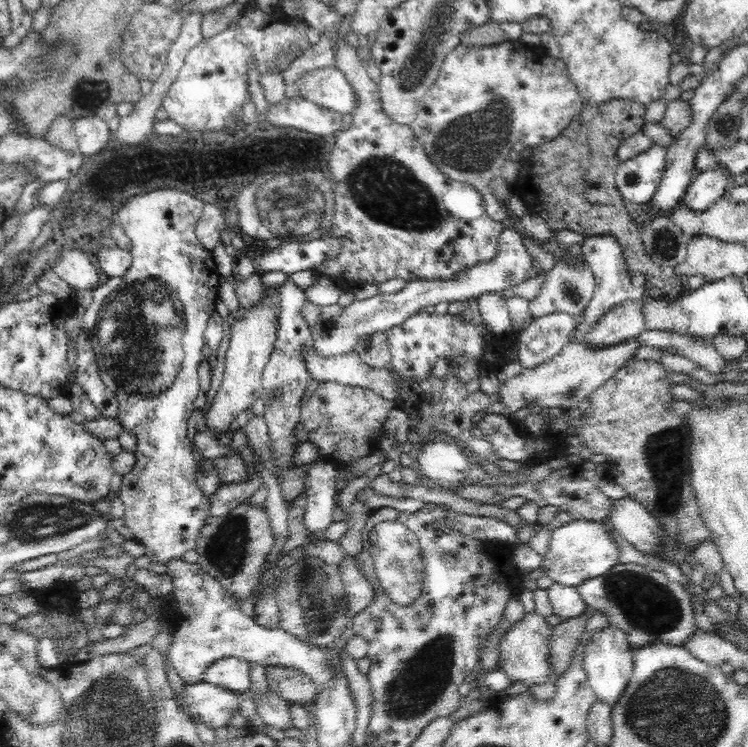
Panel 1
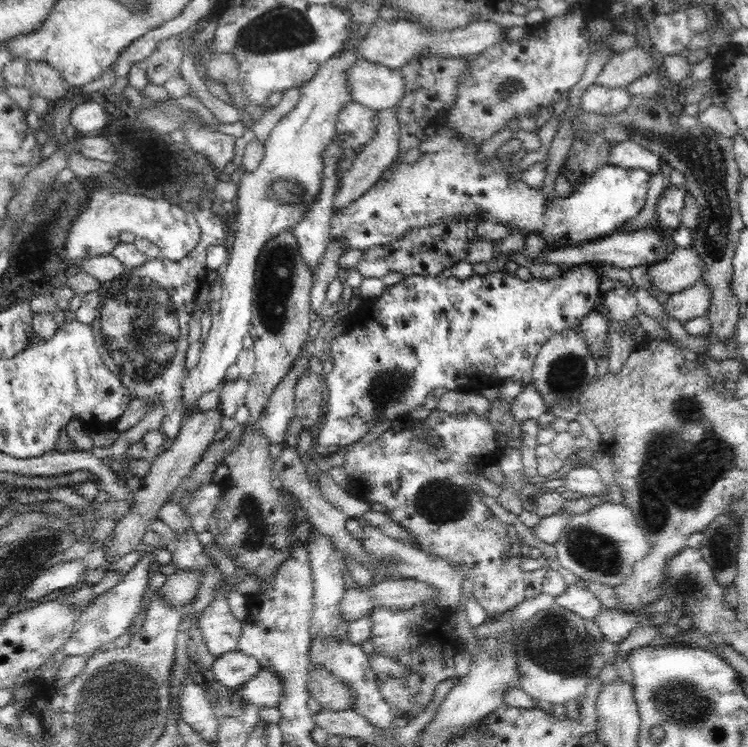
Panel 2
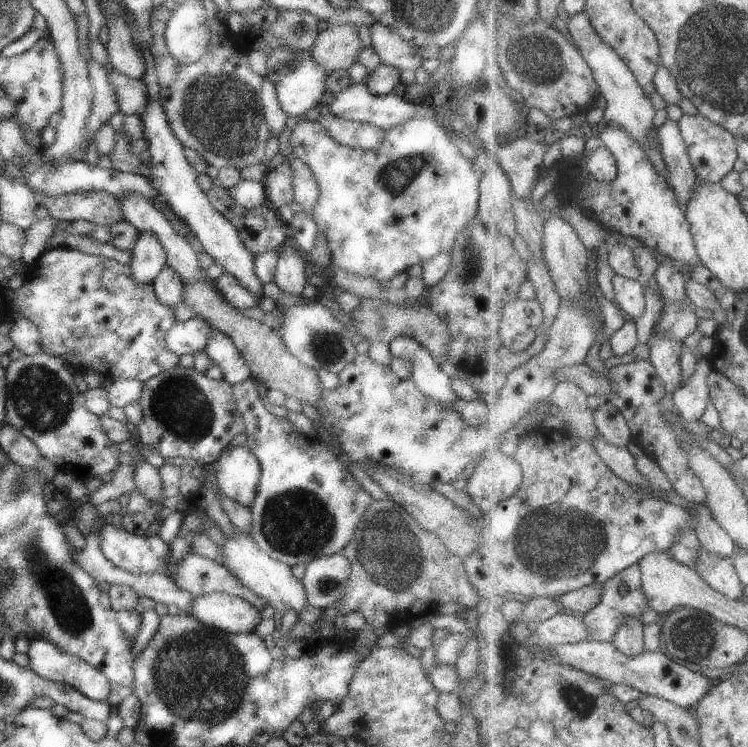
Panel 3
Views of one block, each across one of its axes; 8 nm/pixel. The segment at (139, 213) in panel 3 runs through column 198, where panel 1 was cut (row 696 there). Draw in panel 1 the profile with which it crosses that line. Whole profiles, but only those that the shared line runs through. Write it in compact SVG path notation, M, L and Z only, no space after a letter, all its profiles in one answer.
M269 690L254 704L257 713L268 727L286 730L286 728L293 726L292 716L290 715L290 703L284 700L277 692Z

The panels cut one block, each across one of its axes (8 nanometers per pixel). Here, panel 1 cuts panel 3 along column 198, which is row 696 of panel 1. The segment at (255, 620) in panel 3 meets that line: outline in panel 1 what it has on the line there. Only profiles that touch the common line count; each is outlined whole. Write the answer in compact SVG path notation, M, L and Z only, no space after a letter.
M613 624L602 630L591 632L588 644L585 645L582 667L586 671L587 679L597 700L601 700L612 707L618 702L618 698L624 694L633 672L634 651L635 648L627 639L627 634Z

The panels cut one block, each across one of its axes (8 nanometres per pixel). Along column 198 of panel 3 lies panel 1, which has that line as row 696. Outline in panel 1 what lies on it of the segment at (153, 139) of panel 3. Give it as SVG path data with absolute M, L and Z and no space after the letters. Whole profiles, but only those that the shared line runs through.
M204 682L185 685L185 697L180 706L185 708L190 720L195 718L207 727L215 729L227 725L228 720L239 711L240 695L224 687Z

